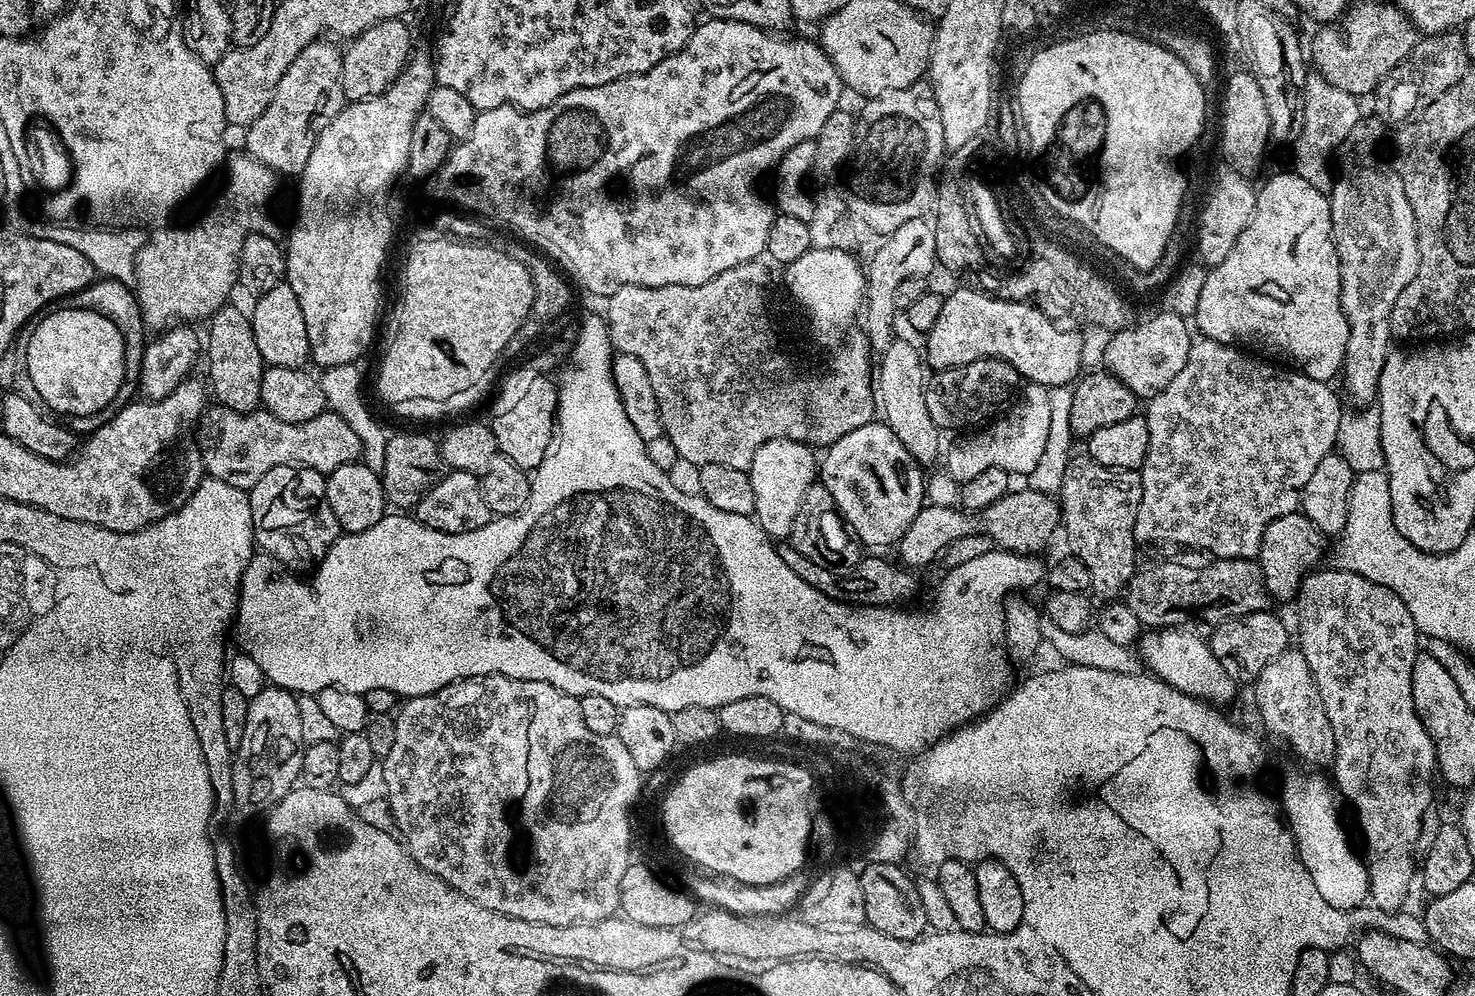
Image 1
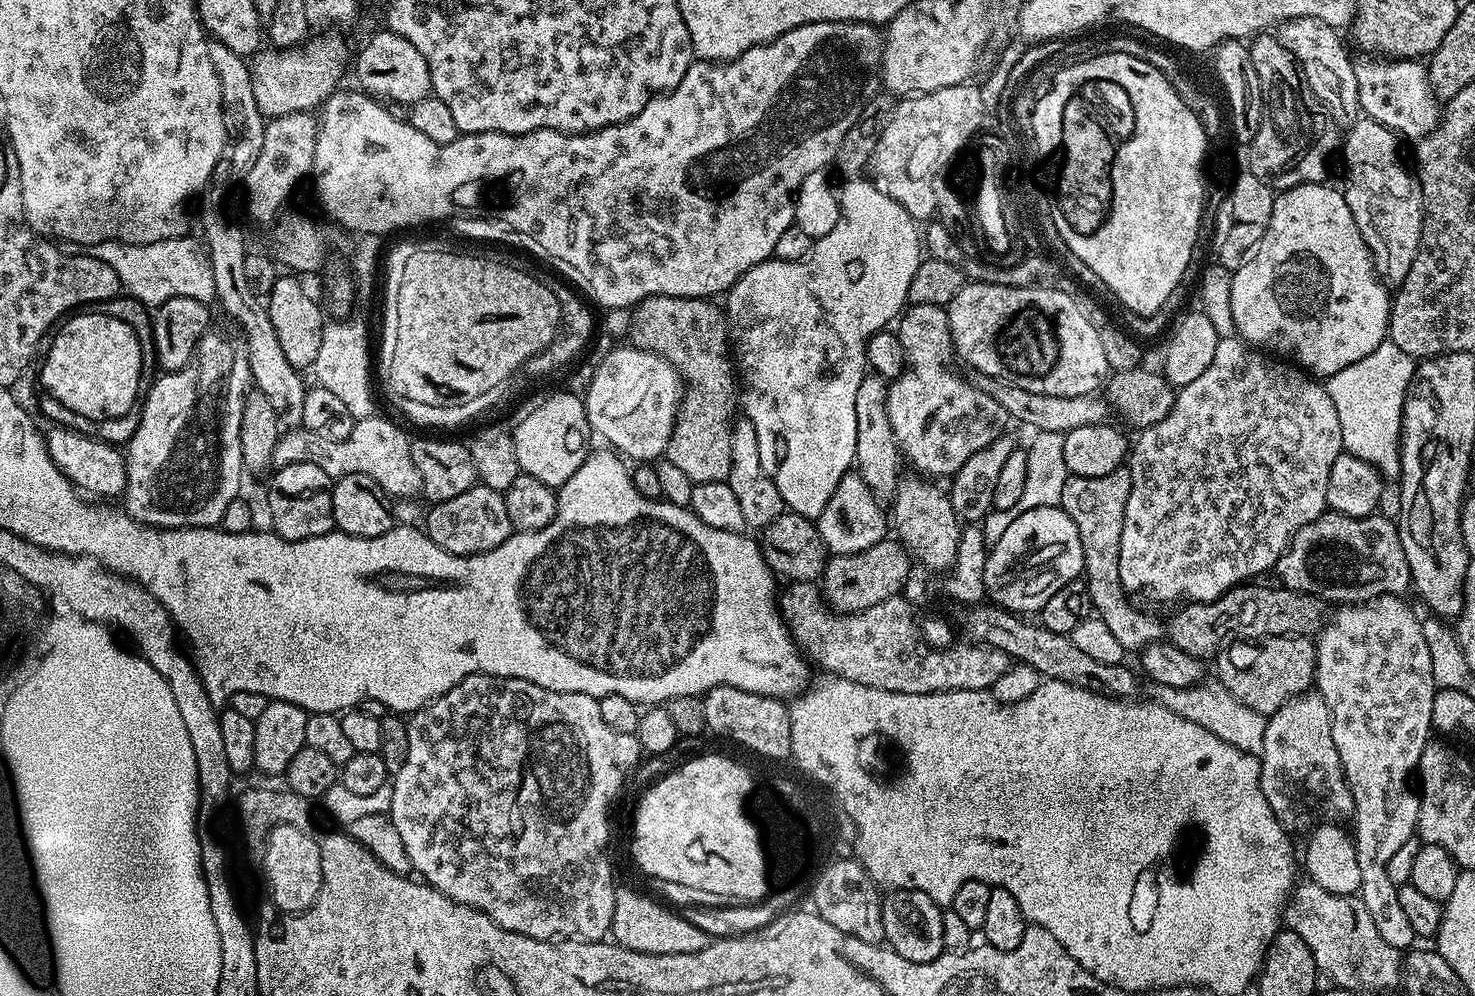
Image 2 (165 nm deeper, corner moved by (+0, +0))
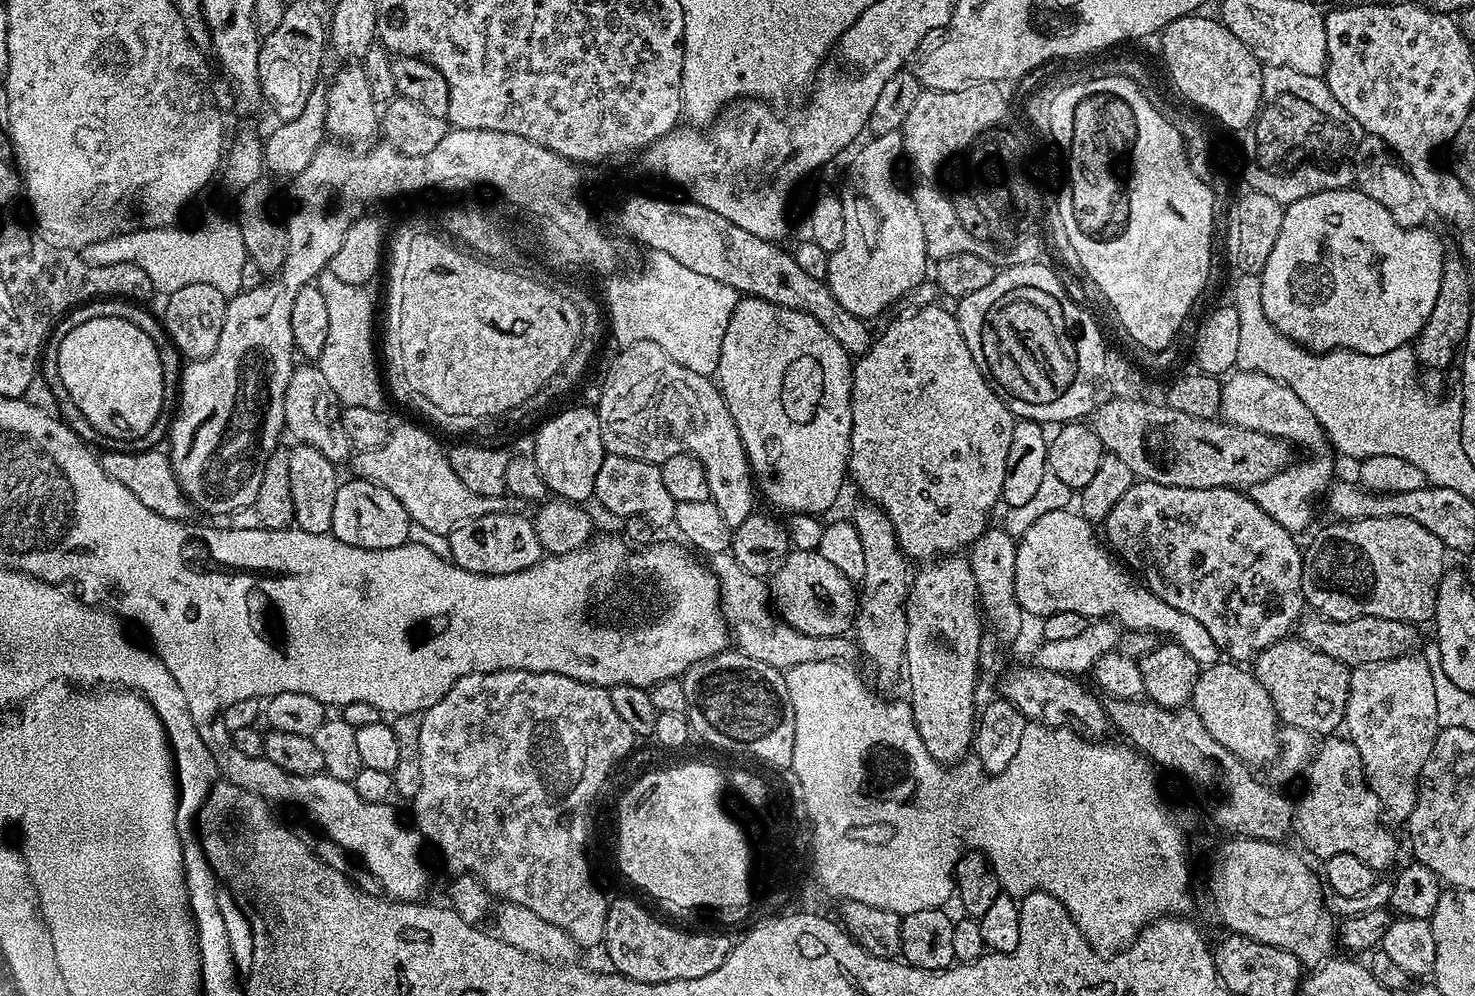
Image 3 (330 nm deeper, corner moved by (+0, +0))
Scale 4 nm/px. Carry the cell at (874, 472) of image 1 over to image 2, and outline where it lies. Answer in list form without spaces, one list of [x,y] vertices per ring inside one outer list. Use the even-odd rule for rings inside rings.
[[[849,472],[839,480],[839,486],[827,503],[826,509],[817,517],[816,523],[821,539],[831,555],[845,556],[869,549],[887,537],[887,513],[873,495],[859,473]]]

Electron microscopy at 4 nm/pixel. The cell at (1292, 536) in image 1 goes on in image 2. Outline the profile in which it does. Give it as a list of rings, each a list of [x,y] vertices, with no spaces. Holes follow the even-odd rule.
[[[1326,510],[1314,522],[1302,526],[1292,535],[1288,549],[1278,558],[1274,569],[1275,575],[1280,575],[1279,583],[1295,592],[1305,592],[1318,596],[1325,602],[1337,600],[1337,605],[1366,604],[1377,600],[1379,596],[1403,597],[1404,591],[1409,591],[1412,575],[1406,562],[1406,550],[1402,550],[1402,538],[1395,519],[1387,520],[1381,514],[1350,518],[1346,514],[1338,514]]]

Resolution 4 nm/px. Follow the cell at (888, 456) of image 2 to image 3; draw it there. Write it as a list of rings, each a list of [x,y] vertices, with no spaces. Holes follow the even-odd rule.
[[[878,510],[856,512],[850,516],[861,538],[862,552],[866,560],[866,572],[862,581],[862,591],[858,596],[858,611],[854,621],[854,640],[862,656],[872,663],[876,680],[888,688],[896,679],[901,679],[905,667],[906,614],[904,607],[908,601],[910,587],[909,557],[905,556],[896,539],[896,532],[888,517]]]

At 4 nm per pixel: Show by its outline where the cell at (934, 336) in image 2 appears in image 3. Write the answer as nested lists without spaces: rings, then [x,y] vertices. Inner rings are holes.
[[[924,306],[916,312],[913,316],[904,316],[901,320],[896,320],[884,333],[877,335],[872,342],[872,349],[862,357],[855,361],[852,370],[852,433],[850,434],[850,446],[852,449],[848,452],[848,471],[850,473],[850,480],[860,487],[860,492],[868,500],[873,500],[875,507],[879,509],[888,521],[892,524],[892,528],[896,532],[896,539],[900,542],[900,548],[905,556],[911,558],[913,561],[920,560],[919,562],[928,562],[933,558],[943,557],[945,554],[956,554],[961,550],[960,548],[967,549],[969,545],[979,539],[980,536],[989,527],[988,515],[992,512],[992,507],[995,504],[1001,503],[1000,495],[1002,494],[1002,478],[1006,478],[1006,454],[1010,454],[1010,438],[1014,435],[1014,426],[1016,425],[1017,417],[1013,416],[1012,411],[1004,405],[1002,398],[998,398],[998,394],[986,382],[986,378],[982,374],[982,370],[978,370],[978,362],[974,362],[974,354],[970,354],[970,346],[966,346],[966,338],[962,338],[961,326],[957,322],[955,315],[951,311],[948,312],[944,308],[936,308],[937,306]]]

